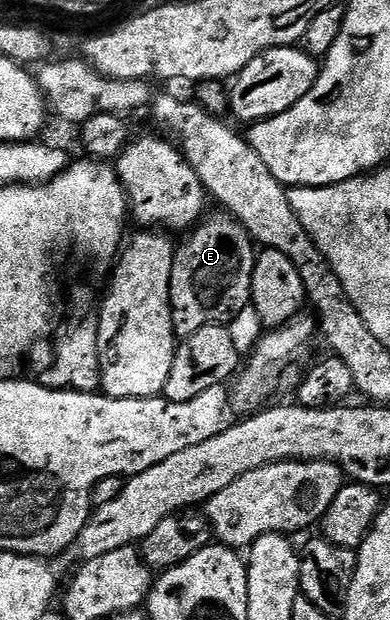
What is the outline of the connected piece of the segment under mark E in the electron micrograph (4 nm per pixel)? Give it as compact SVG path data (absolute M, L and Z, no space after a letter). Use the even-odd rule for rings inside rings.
M225 211L217 212L214 214L211 212L205 219L199 221L185 238L187 241L183 245L179 244L174 250L172 279L170 280L170 310L174 336L178 339L200 331L200 327L229 323L234 320L237 313L244 311L246 305L251 304L252 279L250 276L254 273L256 242L235 217Z

